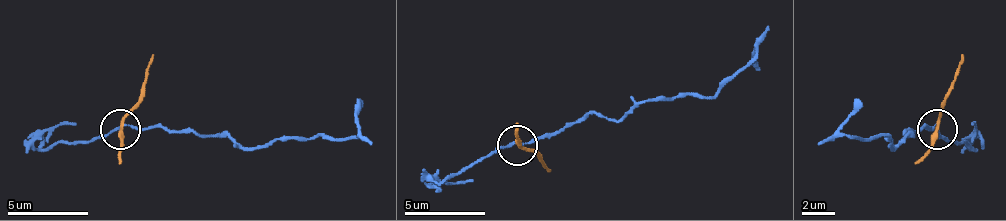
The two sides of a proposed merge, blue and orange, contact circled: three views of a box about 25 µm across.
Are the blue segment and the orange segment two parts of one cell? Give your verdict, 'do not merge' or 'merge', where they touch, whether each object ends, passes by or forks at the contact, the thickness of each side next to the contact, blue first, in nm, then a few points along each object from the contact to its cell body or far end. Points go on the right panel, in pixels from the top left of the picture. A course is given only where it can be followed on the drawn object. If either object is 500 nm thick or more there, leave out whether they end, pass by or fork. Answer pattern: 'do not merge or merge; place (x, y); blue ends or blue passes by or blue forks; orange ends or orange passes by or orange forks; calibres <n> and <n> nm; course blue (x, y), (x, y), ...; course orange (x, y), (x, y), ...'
do not merge; place (937, 129); blue passes by; orange passes by; calibres 130 and 200 nm; course blue (936, 128), (908, 132), (912, 136), (891, 148), (887, 140), (859, 140), (843, 132), (859, 99); course orange (936, 128), (964, 55)

